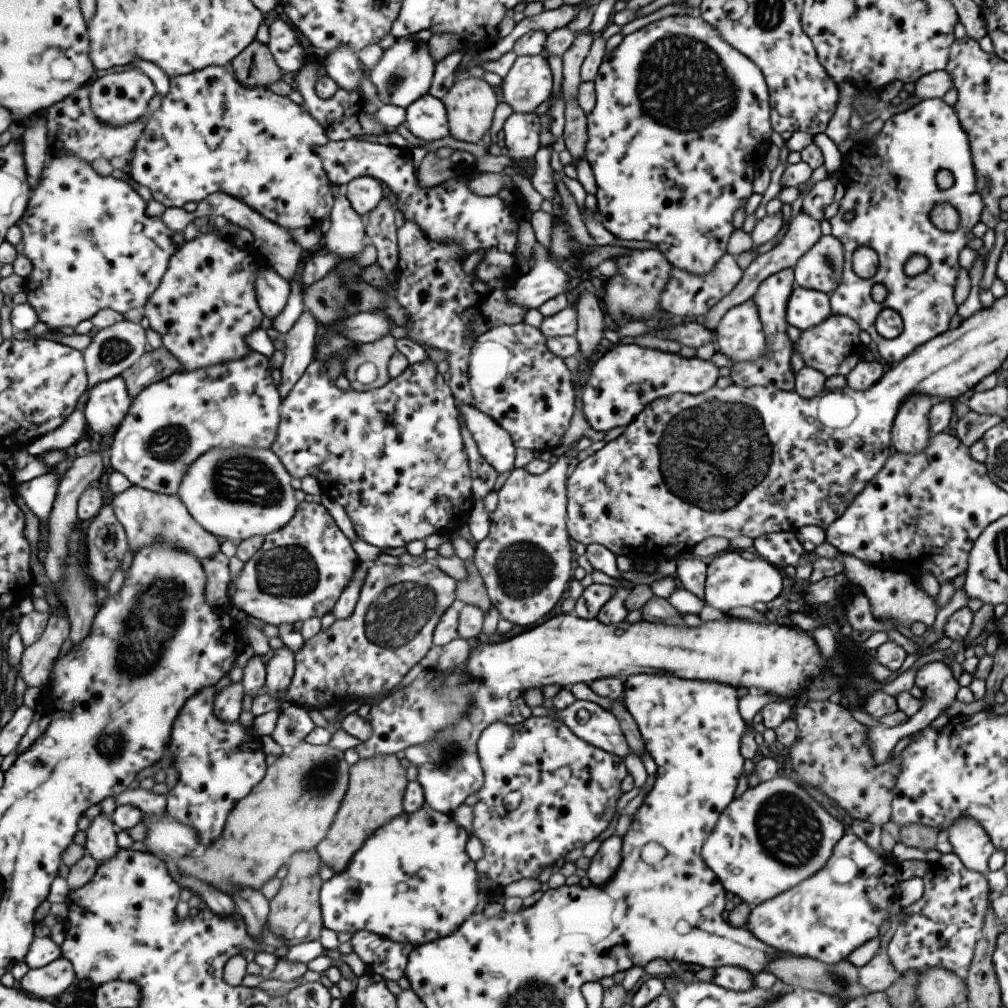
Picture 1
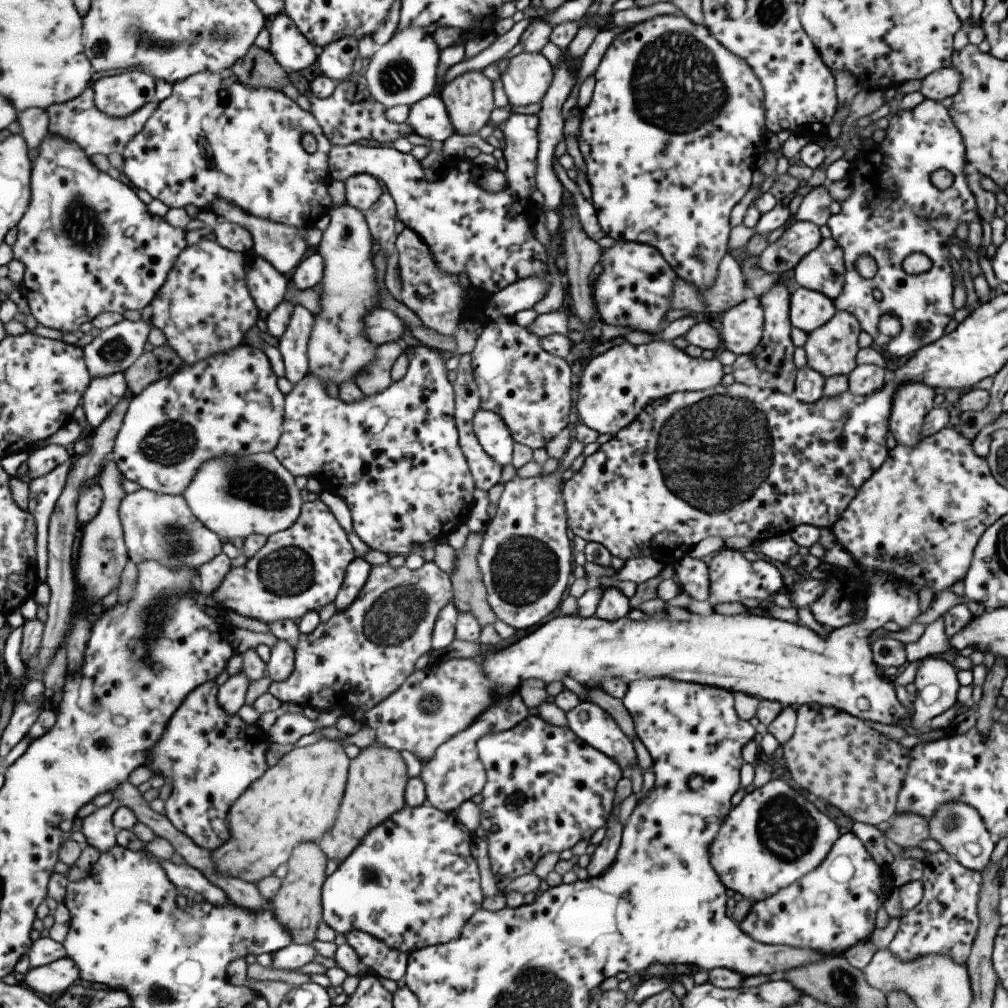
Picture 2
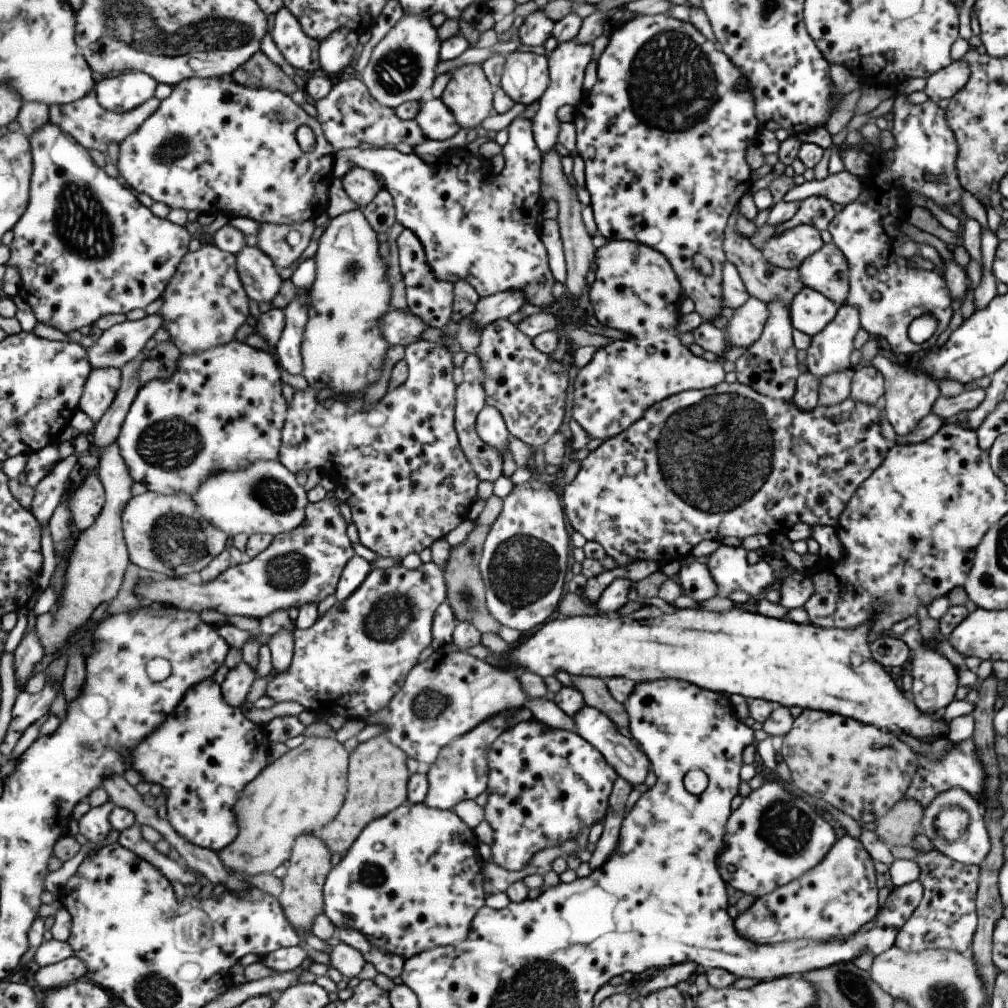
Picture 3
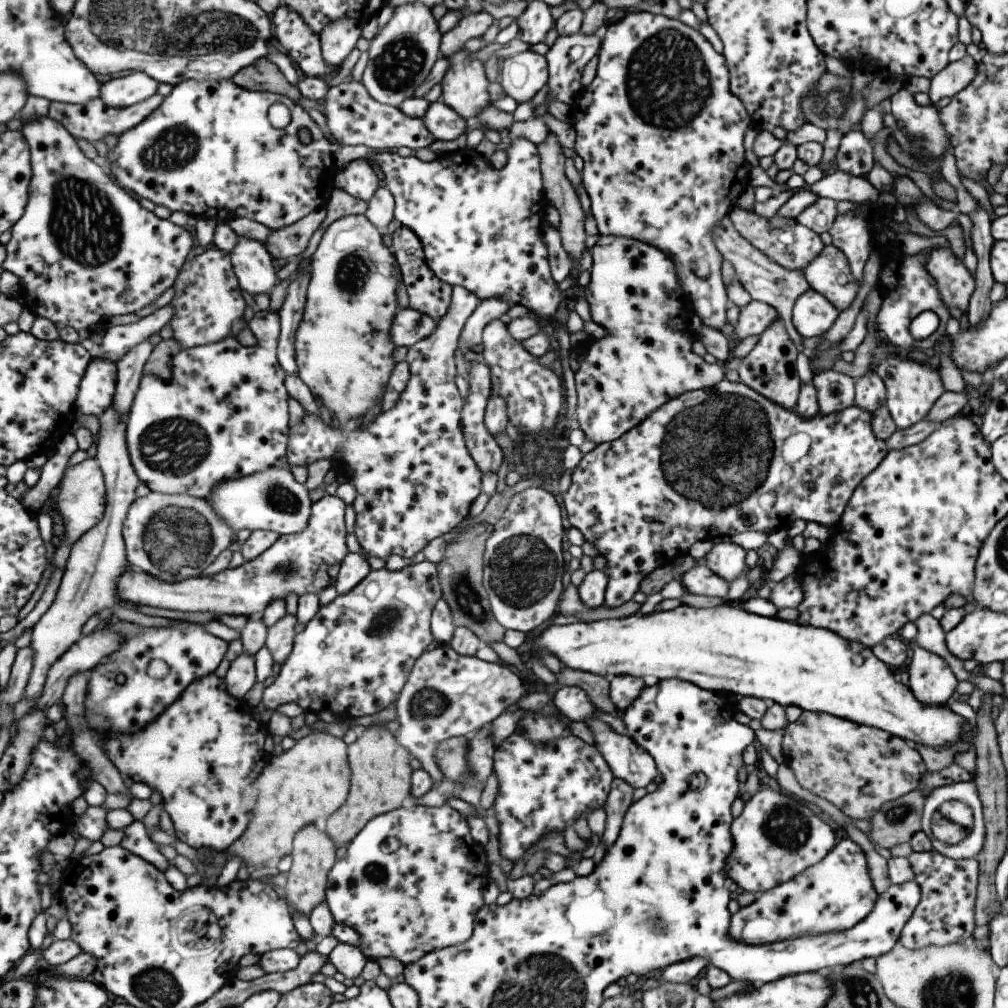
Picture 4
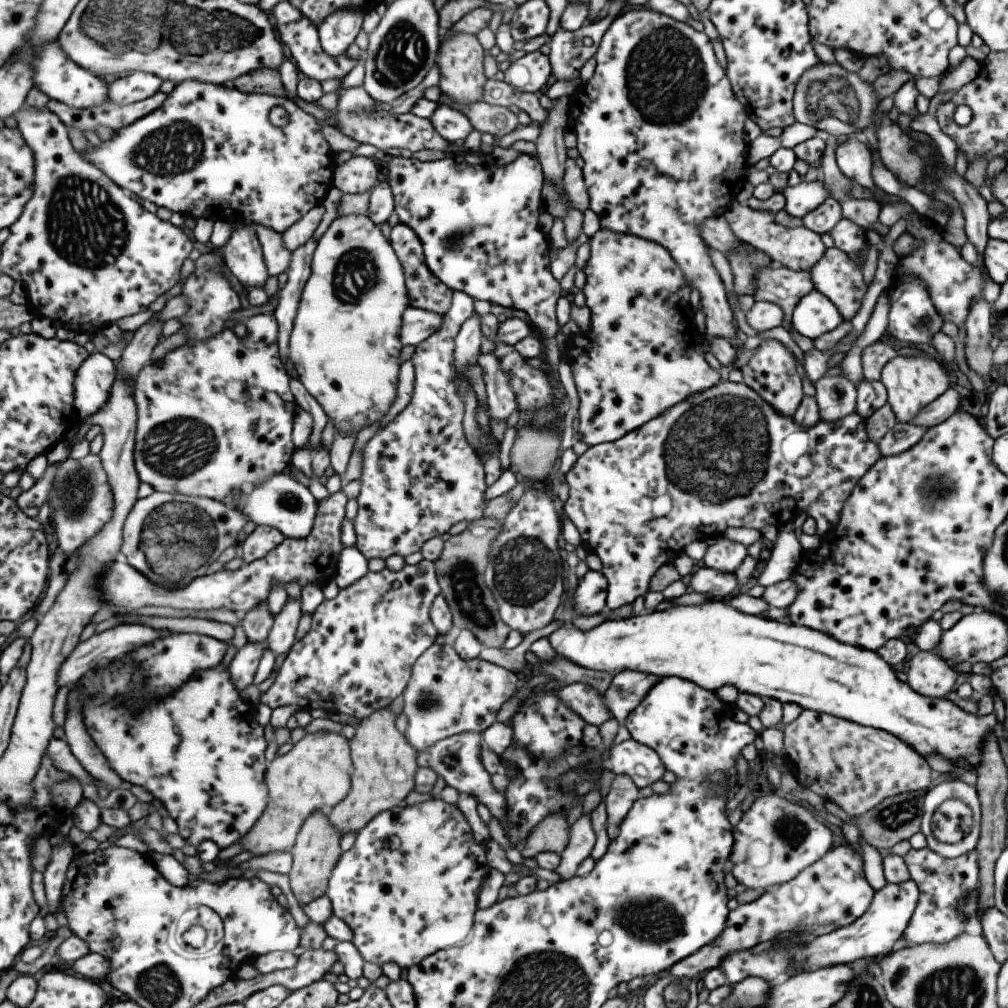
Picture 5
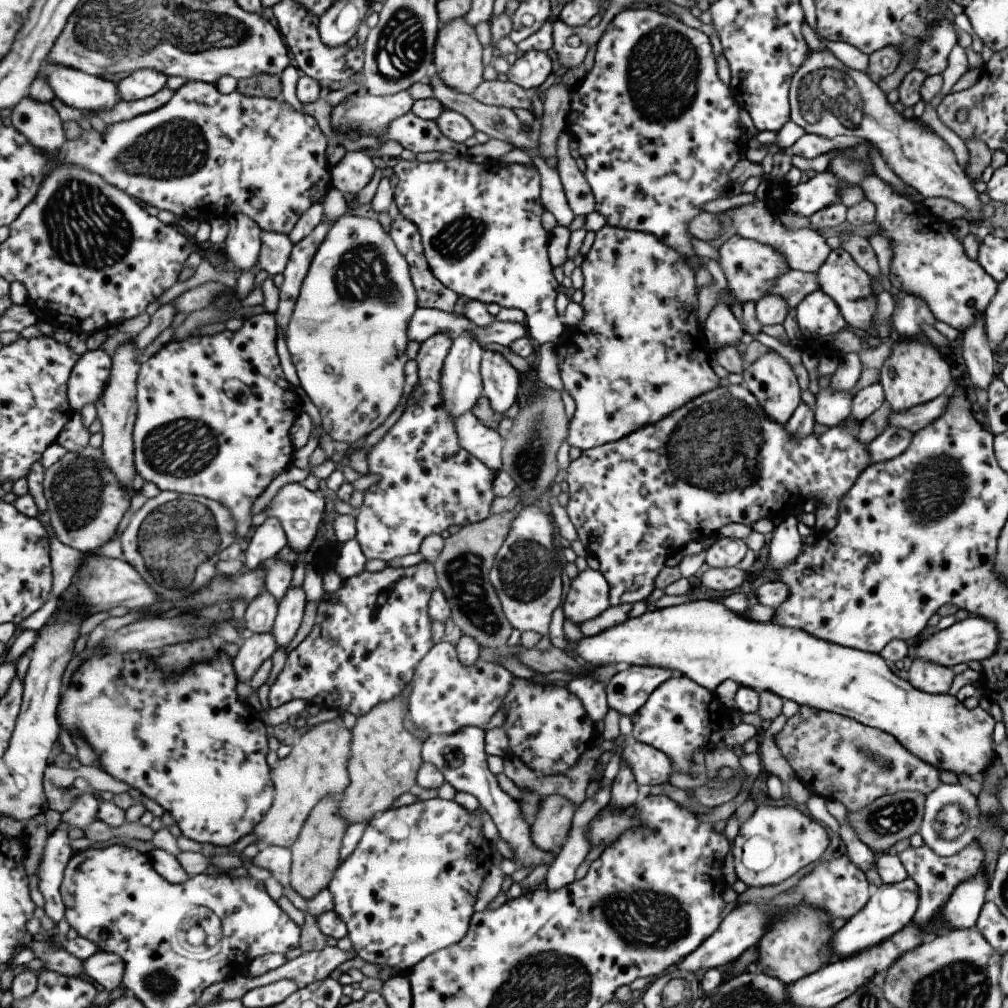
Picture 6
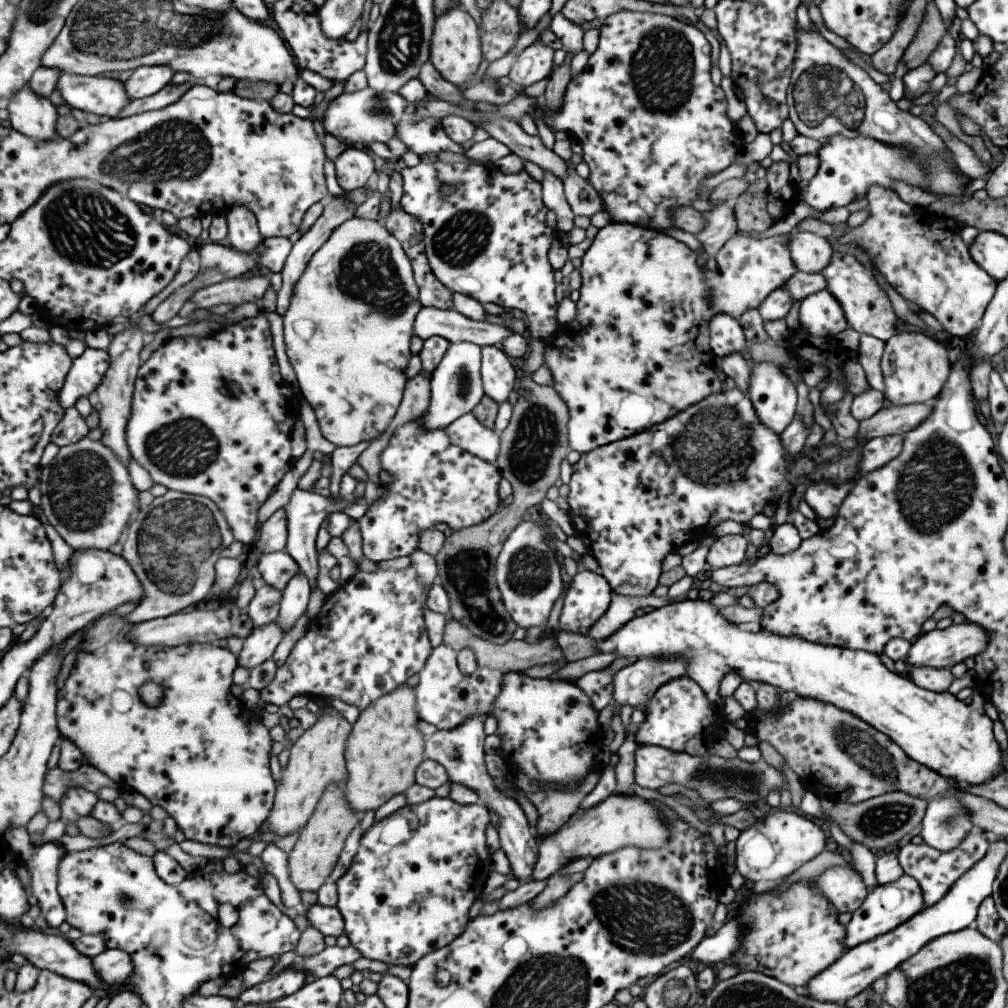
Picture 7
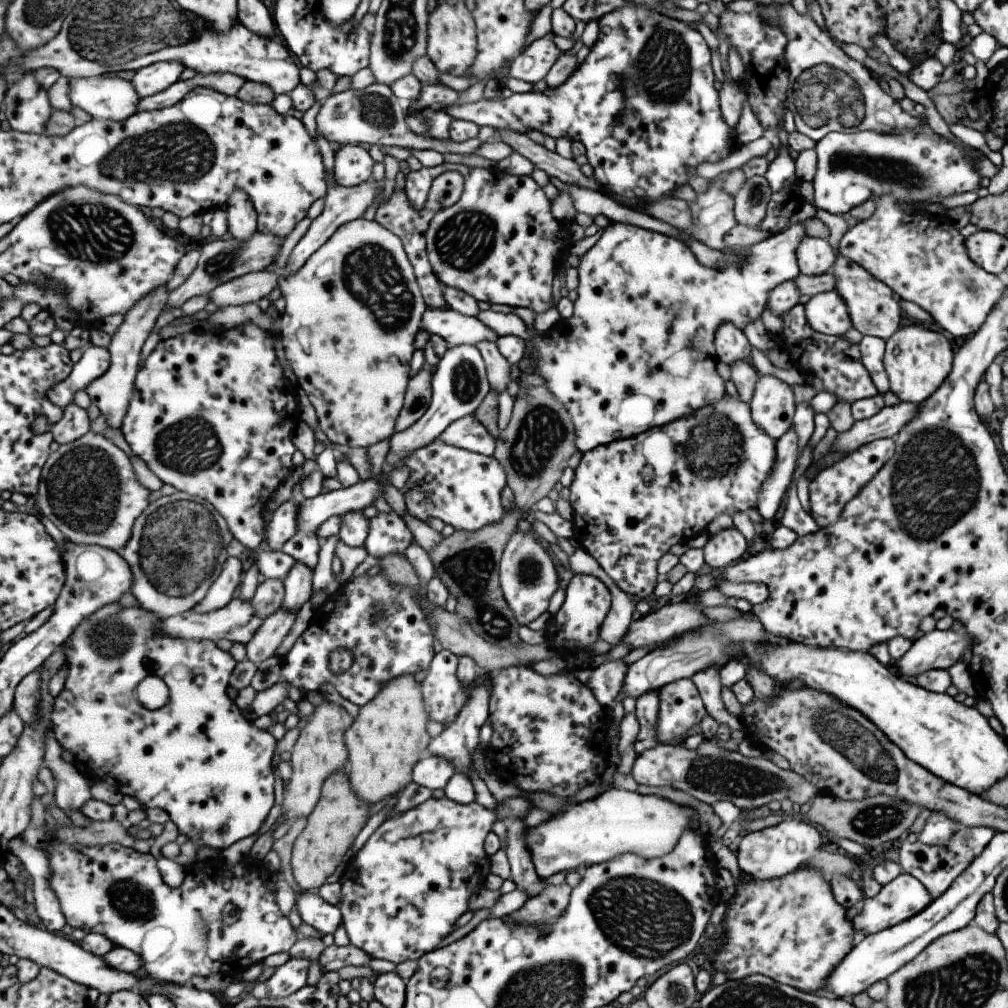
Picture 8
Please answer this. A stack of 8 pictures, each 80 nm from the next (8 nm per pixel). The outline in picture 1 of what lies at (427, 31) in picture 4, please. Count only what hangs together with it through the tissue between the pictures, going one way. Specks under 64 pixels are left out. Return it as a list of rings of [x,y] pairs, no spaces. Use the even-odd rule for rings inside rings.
[[[401,37],[392,47],[384,50],[381,60],[369,70],[368,78],[377,90],[382,104],[403,107],[413,104],[419,97],[429,92],[437,68],[428,51],[428,43],[416,41],[413,37]]]

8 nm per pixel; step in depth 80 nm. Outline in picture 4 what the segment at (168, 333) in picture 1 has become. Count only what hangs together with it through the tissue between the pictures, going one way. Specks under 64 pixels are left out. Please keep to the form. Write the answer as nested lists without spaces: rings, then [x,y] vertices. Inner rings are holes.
[[[215,247],[215,250],[206,249],[201,255],[187,262],[173,289],[175,294],[171,305],[176,313],[170,325],[173,328],[173,337],[180,342],[183,349],[218,343],[243,324],[247,302],[241,294],[242,286],[230,254],[219,250],[218,247]]]

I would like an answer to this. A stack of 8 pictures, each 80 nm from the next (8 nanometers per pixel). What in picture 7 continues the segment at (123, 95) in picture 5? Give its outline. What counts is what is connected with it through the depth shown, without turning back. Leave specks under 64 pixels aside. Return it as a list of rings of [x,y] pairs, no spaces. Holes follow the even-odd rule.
[[[143,65],[138,68],[125,82],[129,96],[133,99],[142,99],[157,94],[165,86],[171,84],[175,71],[171,66]]]

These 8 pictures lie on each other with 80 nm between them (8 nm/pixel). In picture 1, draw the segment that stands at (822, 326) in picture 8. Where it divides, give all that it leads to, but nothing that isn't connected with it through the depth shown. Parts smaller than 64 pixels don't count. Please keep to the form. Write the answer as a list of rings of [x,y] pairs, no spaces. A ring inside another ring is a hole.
[[[794,286],[786,304],[785,320],[789,326],[801,331],[813,328],[829,315],[828,294]]]

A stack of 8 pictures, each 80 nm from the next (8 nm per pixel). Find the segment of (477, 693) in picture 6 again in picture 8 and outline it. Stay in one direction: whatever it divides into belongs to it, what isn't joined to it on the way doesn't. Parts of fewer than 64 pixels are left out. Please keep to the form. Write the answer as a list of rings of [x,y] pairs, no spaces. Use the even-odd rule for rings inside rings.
[[[442,649],[435,653],[426,668],[427,675],[420,684],[424,705],[430,710],[431,720],[440,722],[443,726],[451,724],[469,694],[470,686],[463,691],[457,682],[457,662],[458,657],[448,650]]]

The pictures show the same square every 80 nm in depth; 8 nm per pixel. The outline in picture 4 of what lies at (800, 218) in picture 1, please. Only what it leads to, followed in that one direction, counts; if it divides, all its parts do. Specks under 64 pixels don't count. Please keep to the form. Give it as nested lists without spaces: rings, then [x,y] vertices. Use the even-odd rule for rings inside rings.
[[[737,204],[731,208],[727,216],[732,222],[732,227],[743,238],[748,238],[749,242],[770,261],[789,270],[803,270],[811,262],[811,259],[814,259],[824,247],[818,234],[815,234],[815,232],[799,223],[780,228],[769,228],[767,220],[759,218],[756,212],[747,211]]]

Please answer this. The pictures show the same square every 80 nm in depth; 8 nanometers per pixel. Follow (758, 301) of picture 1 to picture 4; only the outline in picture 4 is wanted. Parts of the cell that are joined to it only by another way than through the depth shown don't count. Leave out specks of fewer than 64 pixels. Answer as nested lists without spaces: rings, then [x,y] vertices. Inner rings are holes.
[[[778,318],[760,334],[759,341],[740,360],[739,367],[736,370],[739,380],[745,386],[752,388],[755,392],[770,400],[773,404],[791,411],[797,402],[801,385],[794,366],[797,353],[798,350],[791,340],[789,340],[787,331]]]

